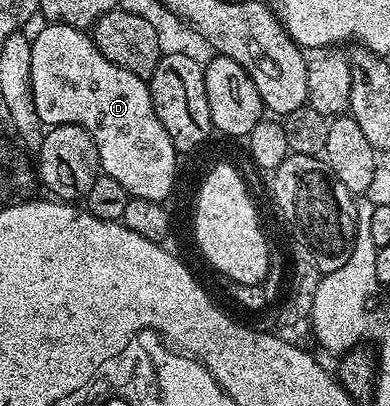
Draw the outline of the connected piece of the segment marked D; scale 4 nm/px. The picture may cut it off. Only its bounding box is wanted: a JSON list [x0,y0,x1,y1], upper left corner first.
[30,22,179,202]

